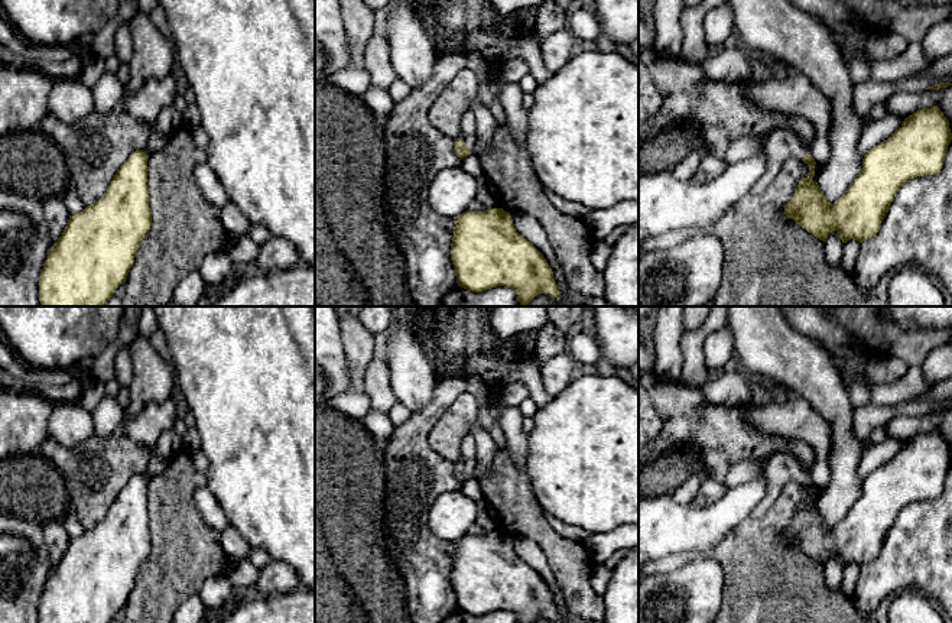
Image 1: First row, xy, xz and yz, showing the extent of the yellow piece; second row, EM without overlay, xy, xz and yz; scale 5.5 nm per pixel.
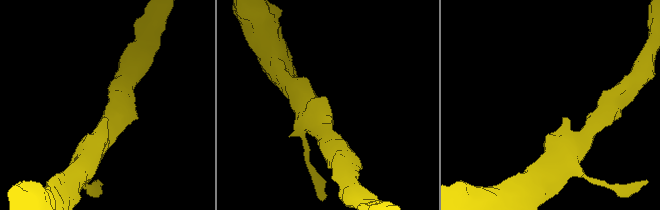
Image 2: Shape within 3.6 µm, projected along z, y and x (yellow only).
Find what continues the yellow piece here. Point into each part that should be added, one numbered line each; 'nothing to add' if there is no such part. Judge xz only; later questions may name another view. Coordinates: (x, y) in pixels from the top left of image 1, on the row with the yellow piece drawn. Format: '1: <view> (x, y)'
1: xz (467, 133)

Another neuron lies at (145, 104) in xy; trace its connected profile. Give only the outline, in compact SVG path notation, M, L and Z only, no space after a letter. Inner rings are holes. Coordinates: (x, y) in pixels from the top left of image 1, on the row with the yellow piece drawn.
M168 75L146 81L137 91L123 97L121 107L134 119L156 124L163 108L172 106L178 78Z

